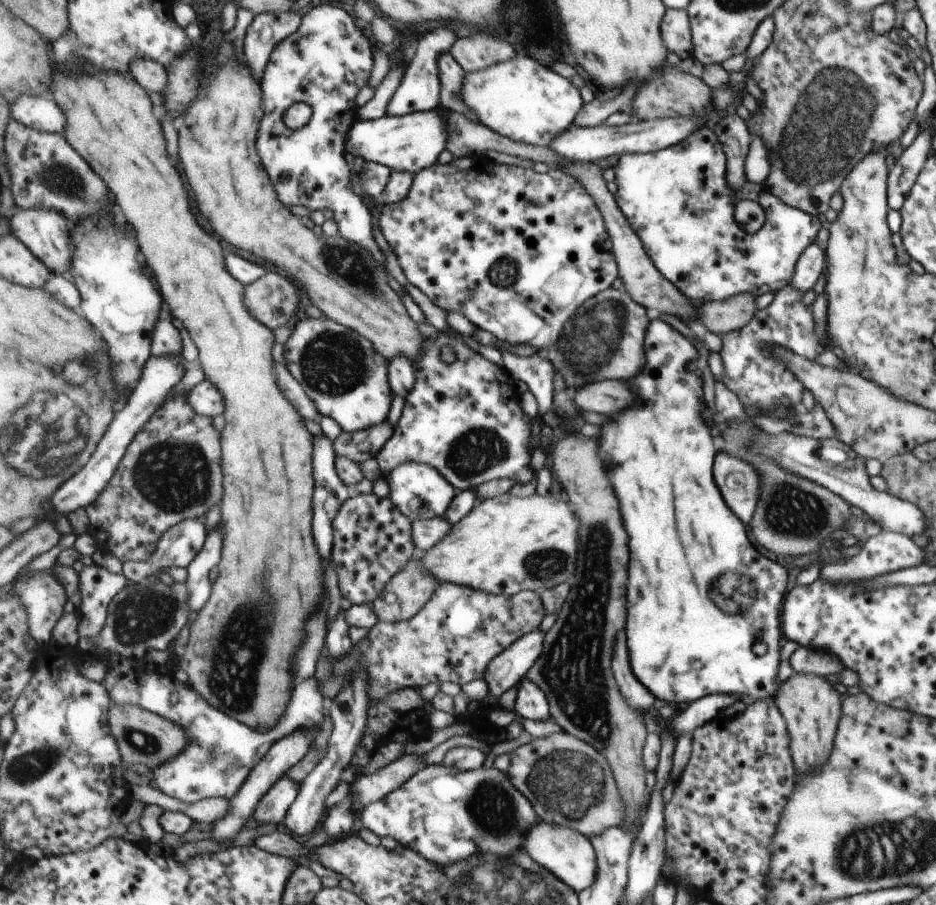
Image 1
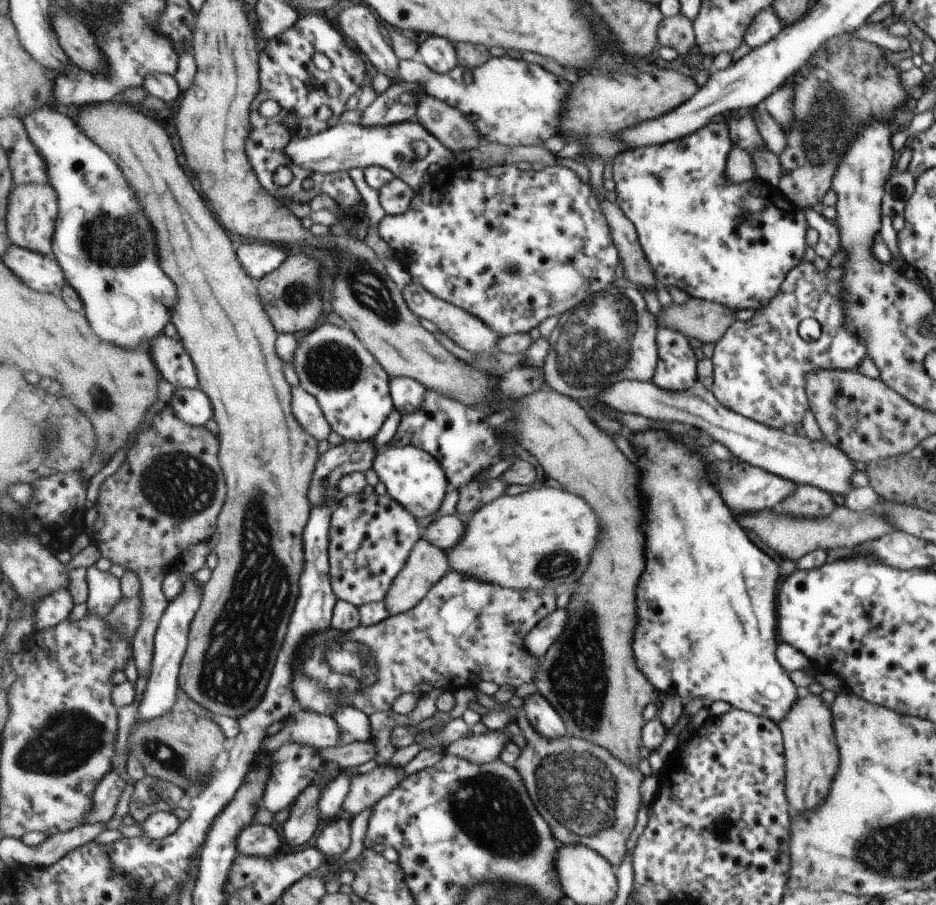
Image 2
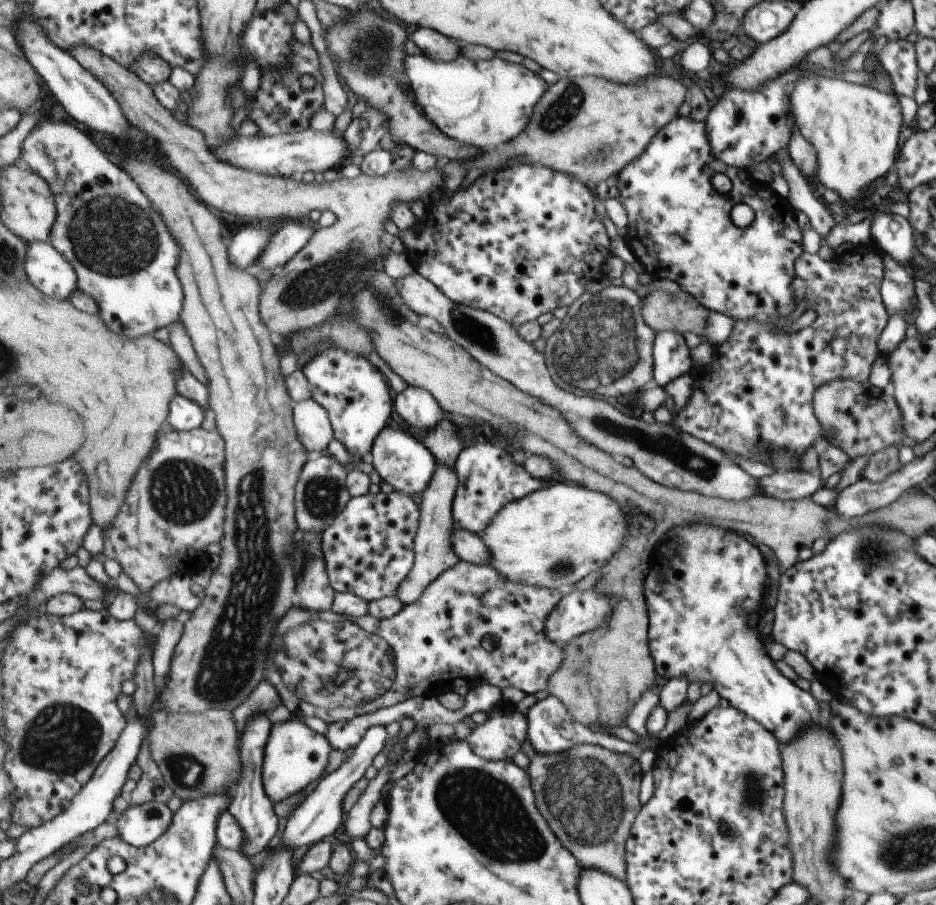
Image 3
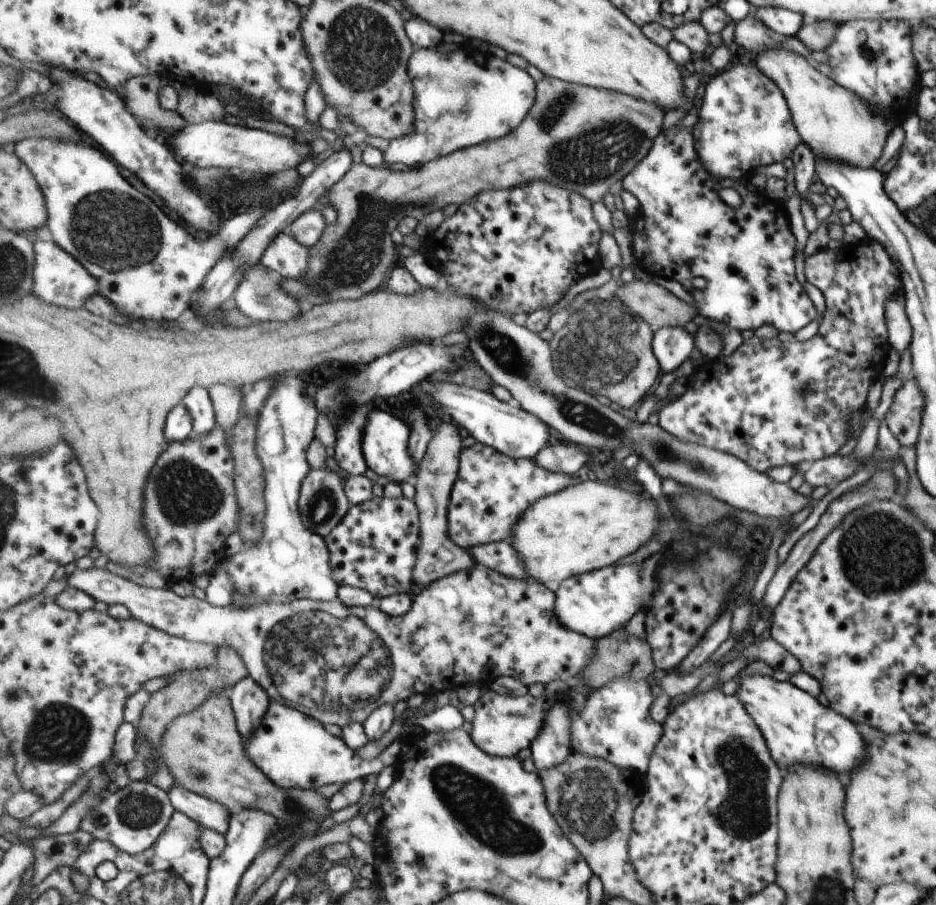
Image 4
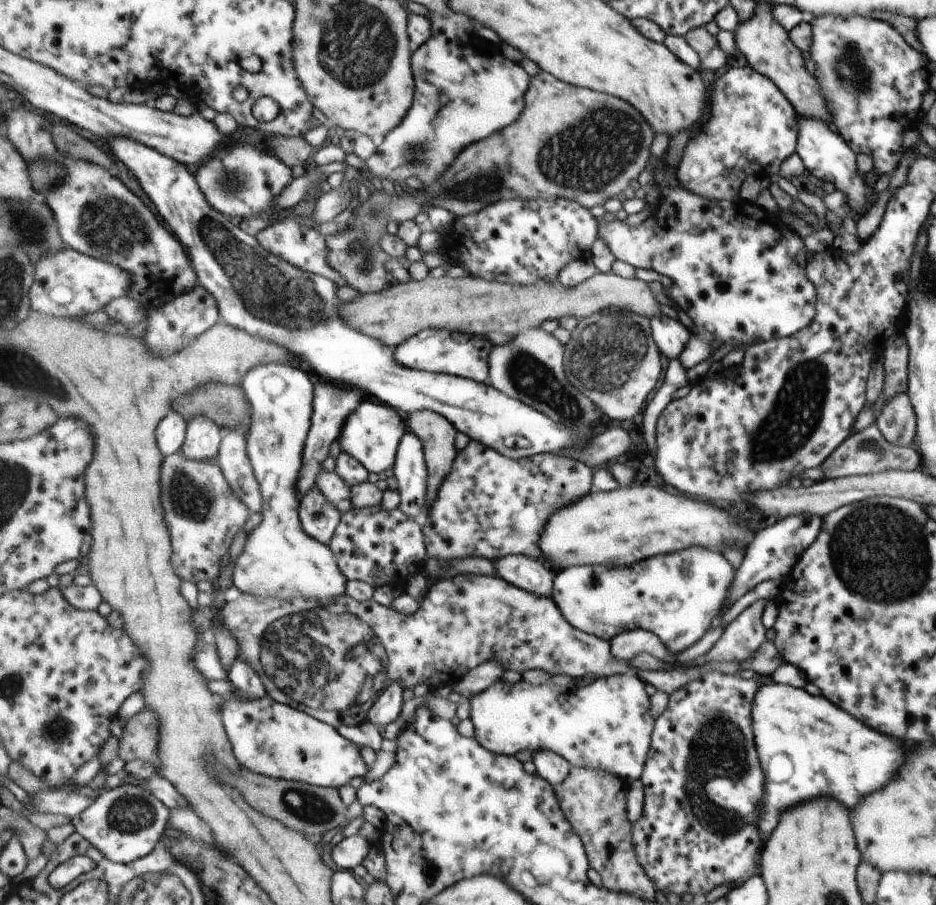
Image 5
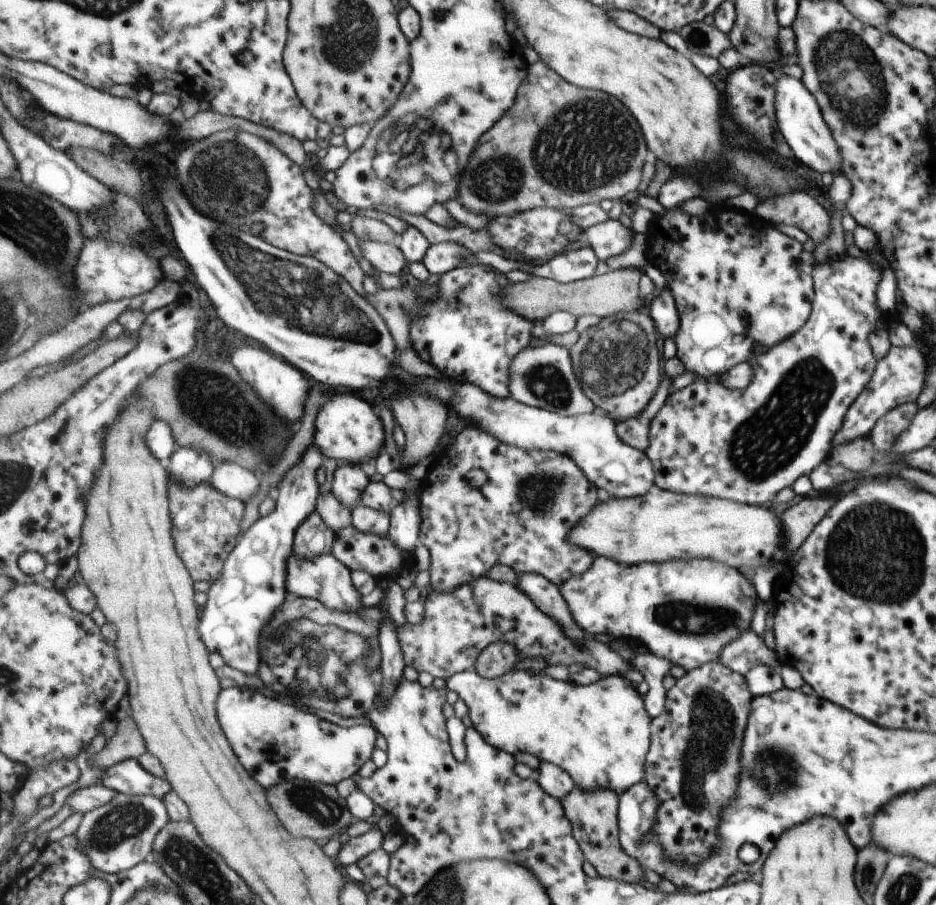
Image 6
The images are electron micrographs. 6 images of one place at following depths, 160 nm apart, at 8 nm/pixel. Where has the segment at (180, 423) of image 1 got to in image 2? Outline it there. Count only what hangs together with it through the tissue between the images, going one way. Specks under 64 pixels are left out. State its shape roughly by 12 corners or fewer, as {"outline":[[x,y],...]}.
{"outline":[[168,407],[99,486],[95,546],[134,571],[150,676],[165,575],[215,541],[219,436]]}

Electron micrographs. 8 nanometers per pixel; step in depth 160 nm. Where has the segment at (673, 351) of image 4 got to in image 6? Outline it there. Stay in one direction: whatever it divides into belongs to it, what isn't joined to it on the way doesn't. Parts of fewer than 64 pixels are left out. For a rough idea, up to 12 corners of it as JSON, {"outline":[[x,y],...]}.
{"outline":[[665,288],[645,311],[654,329],[673,338],[679,326],[674,298]]}

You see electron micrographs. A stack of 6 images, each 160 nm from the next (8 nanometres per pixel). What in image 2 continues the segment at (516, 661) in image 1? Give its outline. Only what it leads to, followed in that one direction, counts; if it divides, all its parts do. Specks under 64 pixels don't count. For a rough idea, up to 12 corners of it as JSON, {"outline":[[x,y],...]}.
{"outline":[[566,608],[555,611],[528,634],[524,645],[540,658],[568,624]]}

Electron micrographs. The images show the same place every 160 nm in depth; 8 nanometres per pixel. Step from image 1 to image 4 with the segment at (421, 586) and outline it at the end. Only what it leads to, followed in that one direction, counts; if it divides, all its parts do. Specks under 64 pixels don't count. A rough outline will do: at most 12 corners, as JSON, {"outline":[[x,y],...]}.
{"outline":[[441,423],[420,462],[414,583],[473,568],[449,532],[468,442]]}

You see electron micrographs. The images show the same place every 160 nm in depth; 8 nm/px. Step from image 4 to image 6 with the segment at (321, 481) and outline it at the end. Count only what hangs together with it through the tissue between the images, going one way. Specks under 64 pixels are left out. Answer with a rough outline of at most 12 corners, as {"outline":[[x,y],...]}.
{"outline":[[319,511],[297,529],[294,554],[331,554],[336,534]]}

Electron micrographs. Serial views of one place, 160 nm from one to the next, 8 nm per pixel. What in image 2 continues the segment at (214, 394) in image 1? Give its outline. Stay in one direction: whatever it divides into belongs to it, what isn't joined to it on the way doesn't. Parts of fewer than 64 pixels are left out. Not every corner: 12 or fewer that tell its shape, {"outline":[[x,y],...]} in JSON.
{"outline":[[200,386],[175,390],[168,408],[181,420],[203,426],[213,403]]}

